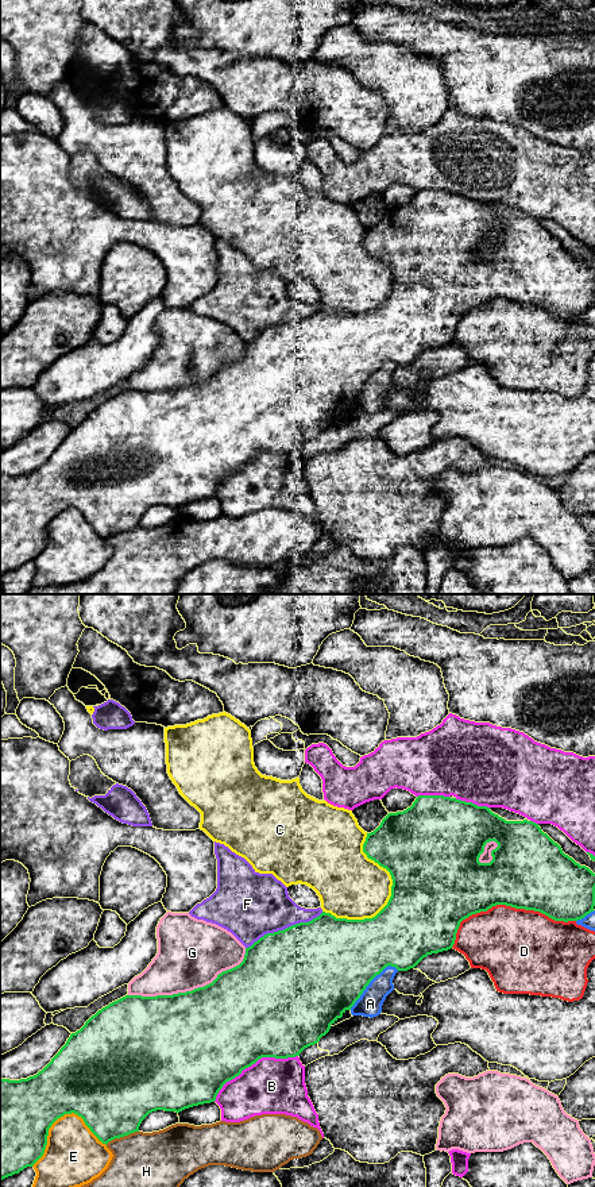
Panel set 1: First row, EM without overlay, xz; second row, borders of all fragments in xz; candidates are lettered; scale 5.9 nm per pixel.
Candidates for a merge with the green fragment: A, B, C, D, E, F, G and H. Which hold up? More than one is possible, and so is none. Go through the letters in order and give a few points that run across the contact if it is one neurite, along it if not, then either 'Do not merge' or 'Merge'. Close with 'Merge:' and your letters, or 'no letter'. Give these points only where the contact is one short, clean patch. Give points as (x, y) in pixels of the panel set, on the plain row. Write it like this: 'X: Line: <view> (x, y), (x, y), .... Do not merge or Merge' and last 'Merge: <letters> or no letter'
A: Do not merge
B: Do not merge
C: Do not merge
D: Do not merge
E: Do not merge
F: Do not merge
G: Do not merge
H: Do not merge
Merge: no letter

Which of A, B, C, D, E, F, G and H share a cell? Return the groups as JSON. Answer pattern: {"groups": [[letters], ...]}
{"groups": [["A"], ["B"], ["C"], ["D"], ["E"], ["F"], ["G"], ["H"]]}

